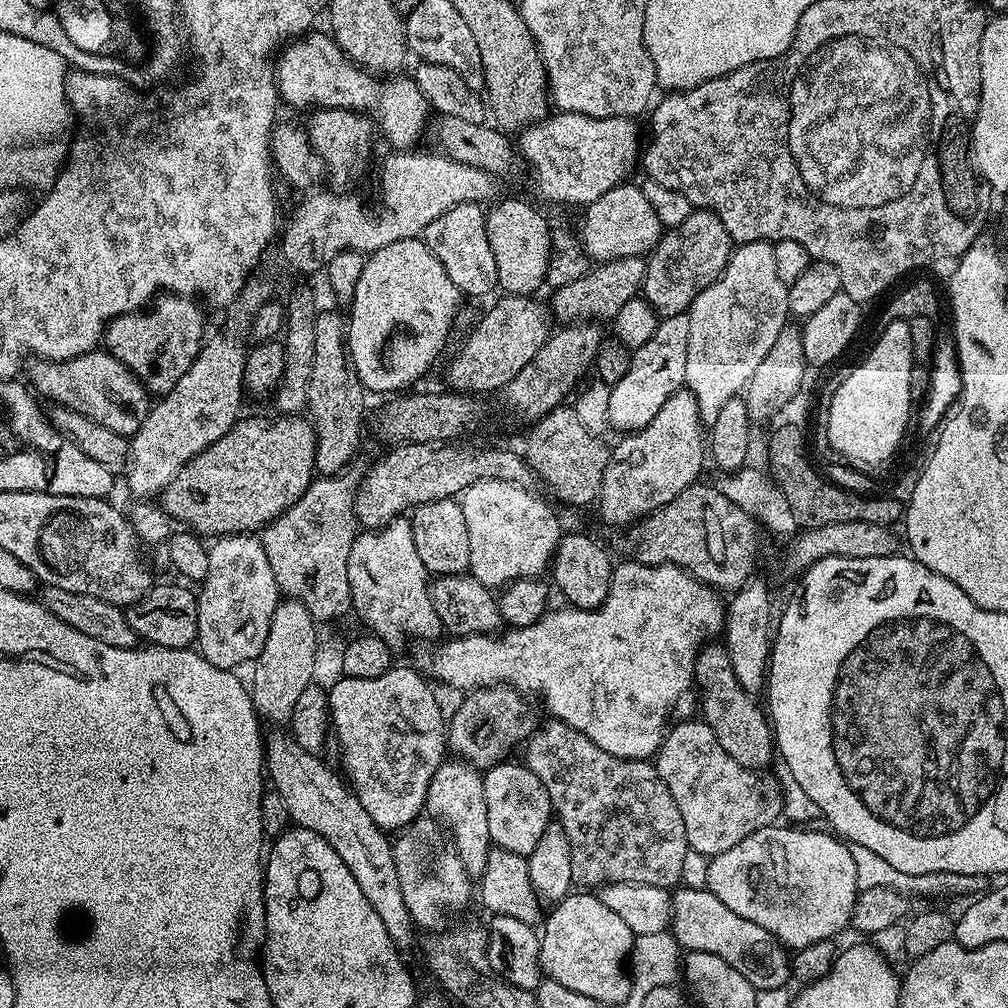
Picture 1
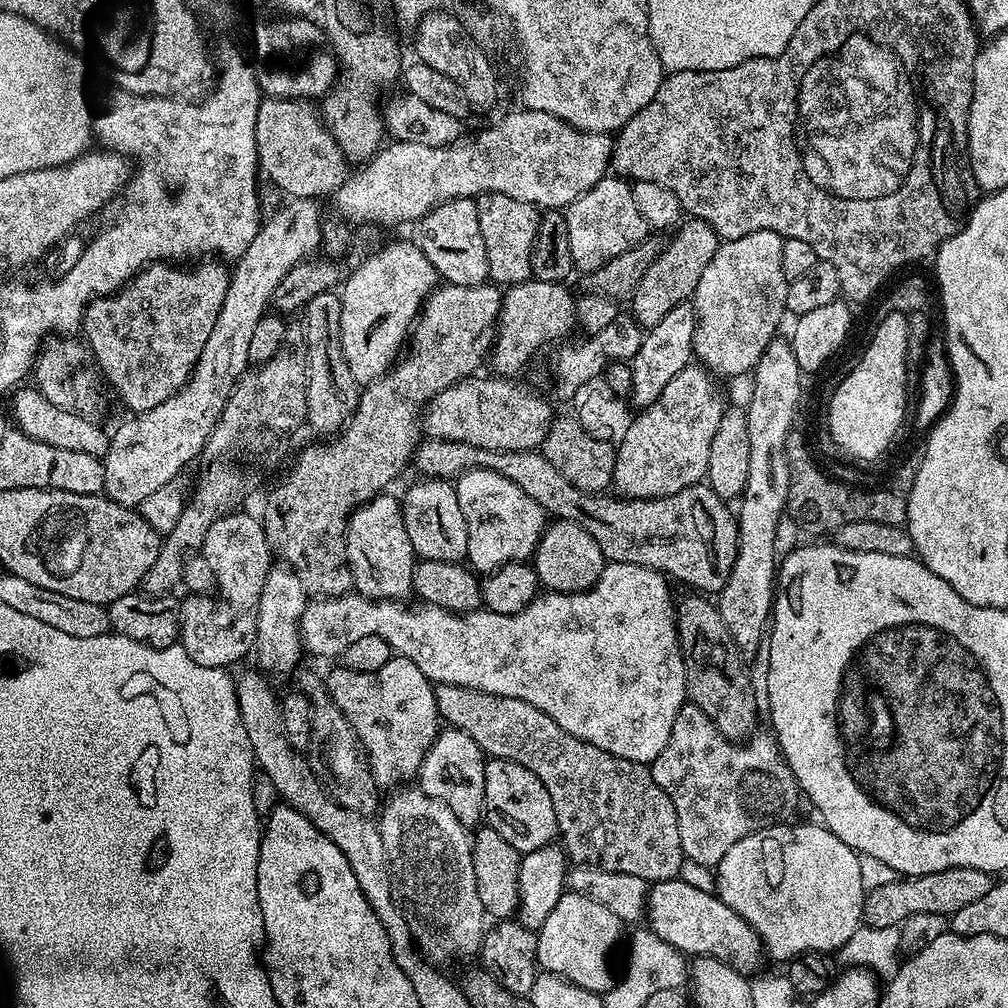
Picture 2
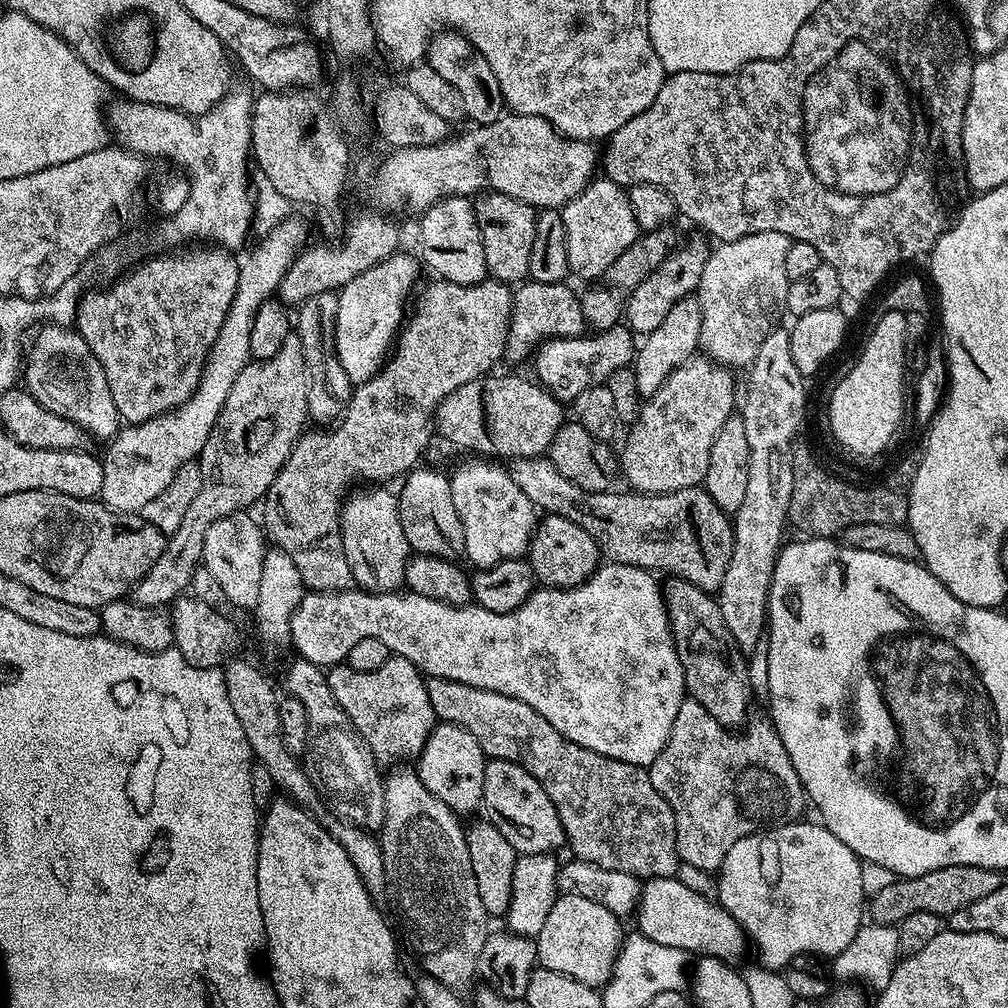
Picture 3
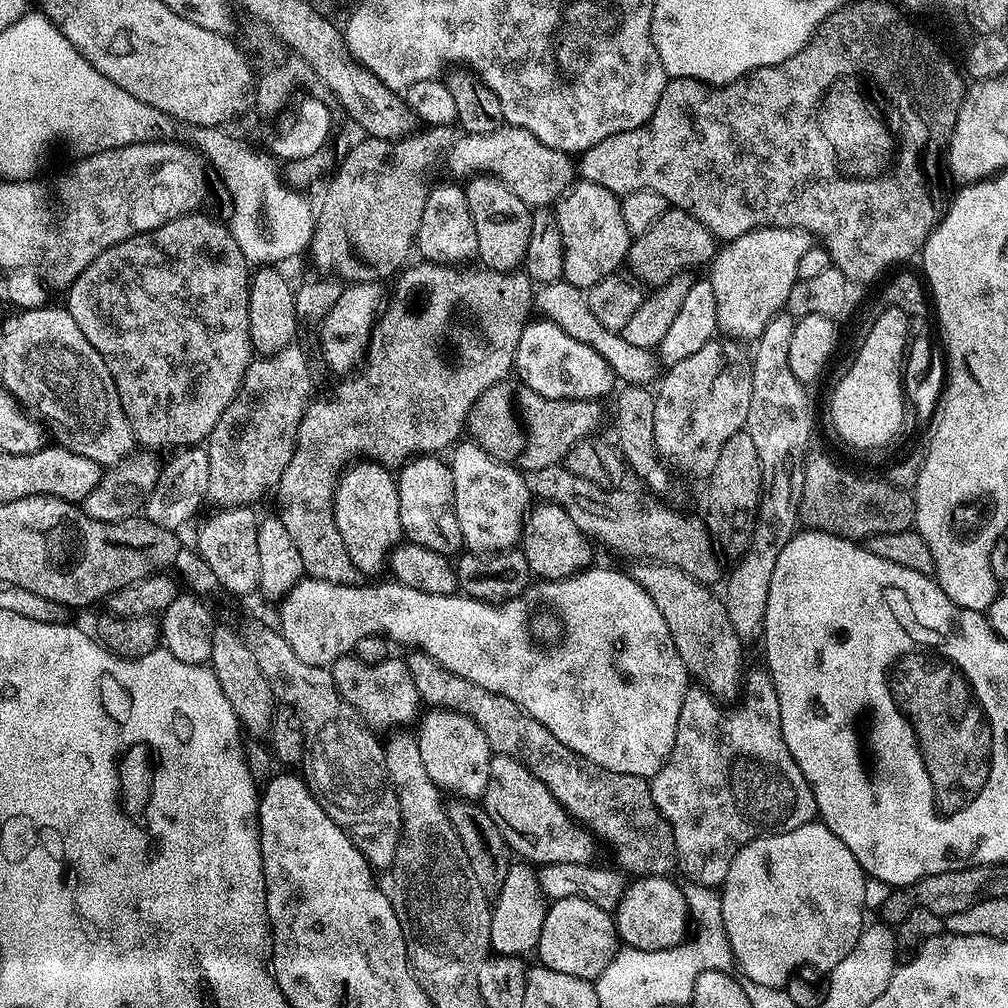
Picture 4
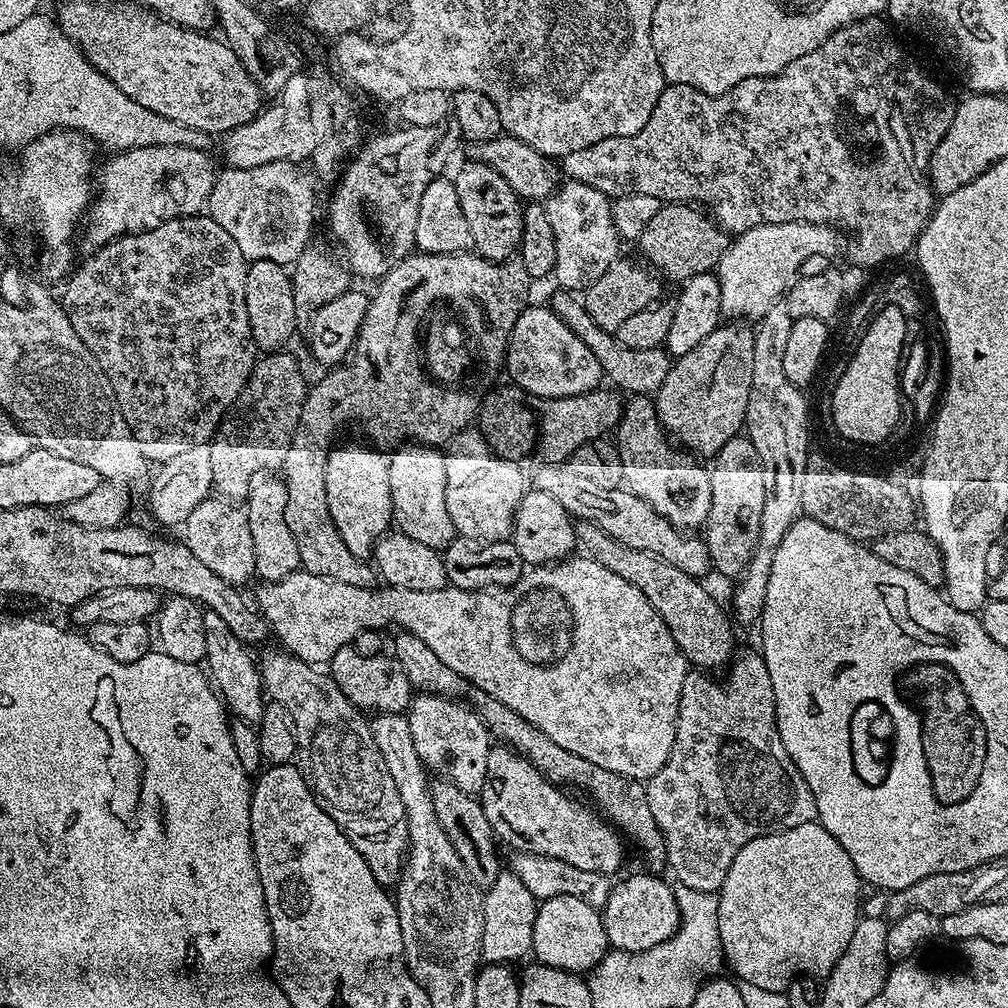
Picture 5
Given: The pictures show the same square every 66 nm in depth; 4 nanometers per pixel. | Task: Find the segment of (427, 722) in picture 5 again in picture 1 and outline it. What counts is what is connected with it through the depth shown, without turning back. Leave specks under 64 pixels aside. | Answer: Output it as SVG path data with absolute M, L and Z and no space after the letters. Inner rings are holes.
M459 758L445 759L438 766L428 787L426 808L438 817L439 823L446 829L469 877L480 877L484 873L488 849L493 847L490 822L486 822L486 790L481 769L474 768L468 761Z

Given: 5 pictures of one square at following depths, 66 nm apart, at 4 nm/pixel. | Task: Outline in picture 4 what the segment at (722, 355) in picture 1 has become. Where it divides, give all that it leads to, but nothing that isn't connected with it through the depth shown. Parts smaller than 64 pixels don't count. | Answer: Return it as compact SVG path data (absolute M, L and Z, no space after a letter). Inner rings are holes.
M756 228L742 234L736 240L729 240L717 251L710 261L710 279L716 303L716 327L725 337L736 342L754 342L766 330L766 322L785 311L790 290L797 282L796 271L802 254L810 246L808 233L799 228Z

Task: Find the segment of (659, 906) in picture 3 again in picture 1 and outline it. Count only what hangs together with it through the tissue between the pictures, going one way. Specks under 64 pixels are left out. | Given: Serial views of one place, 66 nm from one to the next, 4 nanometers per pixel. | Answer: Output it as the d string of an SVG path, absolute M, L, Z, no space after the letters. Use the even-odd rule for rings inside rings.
M680 886L671 893L671 897L670 932L681 949L718 954L722 962L730 962L730 966L734 966L746 982L761 992L785 987L789 983L787 980L793 979L789 949L781 944L777 936L770 934L770 930L758 926L758 922L750 922L750 918L742 918L742 914L734 914L730 906L724 905L707 888Z

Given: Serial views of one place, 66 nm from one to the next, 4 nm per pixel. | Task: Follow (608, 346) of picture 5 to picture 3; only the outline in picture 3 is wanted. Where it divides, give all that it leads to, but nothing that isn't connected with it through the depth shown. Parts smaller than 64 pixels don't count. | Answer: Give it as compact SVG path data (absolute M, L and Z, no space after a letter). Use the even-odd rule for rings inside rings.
M524 282L515 289L512 298L512 331L510 333L510 356L520 360L545 338L571 338L586 332L580 297L568 289L567 283Z

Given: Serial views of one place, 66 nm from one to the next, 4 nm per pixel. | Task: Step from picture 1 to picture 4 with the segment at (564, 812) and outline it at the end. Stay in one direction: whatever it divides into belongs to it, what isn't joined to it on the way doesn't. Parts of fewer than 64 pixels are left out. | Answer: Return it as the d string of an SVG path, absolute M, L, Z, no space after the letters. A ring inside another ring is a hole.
M414 650L408 656L405 664L414 679L414 686L418 689L421 701L434 710L456 712L470 717L486 736L487 744L495 755L509 756L525 764L530 770L530 774L534 774L534 778L538 778L544 783L546 790L550 790L550 794L554 794L554 798L566 809L569 816L577 824L586 828L599 843L601 840L612 851L617 869L623 870L625 873L633 872L631 875L639 878L642 876L668 876L671 868L677 867L672 828L668 824L668 819L658 810L652 797L649 781L645 777L618 774L614 770L606 770L602 766L582 758L574 750L570 750L570 746L563 746L550 730L542 726L533 716L522 711L510 698L483 690L482 686L477 686L469 679L446 670L425 652Z

